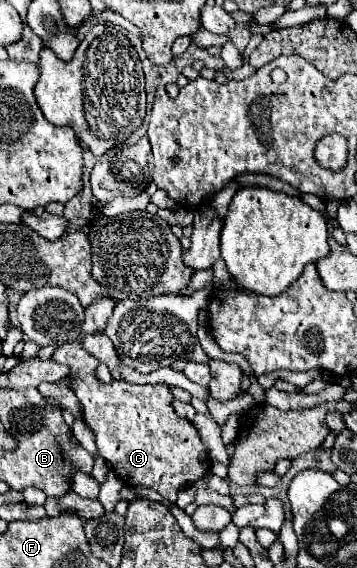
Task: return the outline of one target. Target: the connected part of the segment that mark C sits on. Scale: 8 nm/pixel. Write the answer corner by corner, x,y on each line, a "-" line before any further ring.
80,341
60,345
56,349
56,353
52,355
52,359
56,363
70,365
70,369
72,369
70,375
76,377
74,391
76,391
80,403
82,403
82,417
96,437
98,453
110,463
112,471
126,485
130,485
130,487
150,487
150,489
158,491
164,499
174,503
176,491
180,487
196,483
198,479
202,479
210,471
210,457
206,455
206,447
200,441
196,427
188,419
178,417
176,411
172,409
174,397
172,397
168,385
164,385
164,383
136,385
136,383
128,383
128,381
114,381
110,385
102,383
100,379
96,379
96,369
98,369
100,361
94,355
88,355
88,351
84,351

